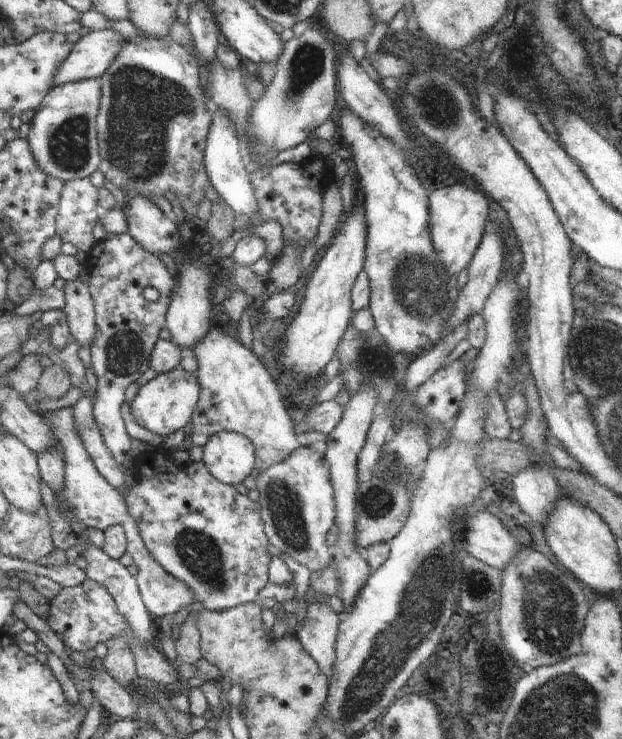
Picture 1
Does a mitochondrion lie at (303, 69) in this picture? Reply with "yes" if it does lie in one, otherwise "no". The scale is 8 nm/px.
yes

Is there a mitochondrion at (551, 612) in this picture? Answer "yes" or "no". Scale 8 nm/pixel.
yes

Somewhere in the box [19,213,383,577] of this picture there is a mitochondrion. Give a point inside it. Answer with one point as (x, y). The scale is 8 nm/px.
(284, 502)

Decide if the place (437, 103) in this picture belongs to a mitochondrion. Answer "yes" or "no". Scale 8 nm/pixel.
yes

